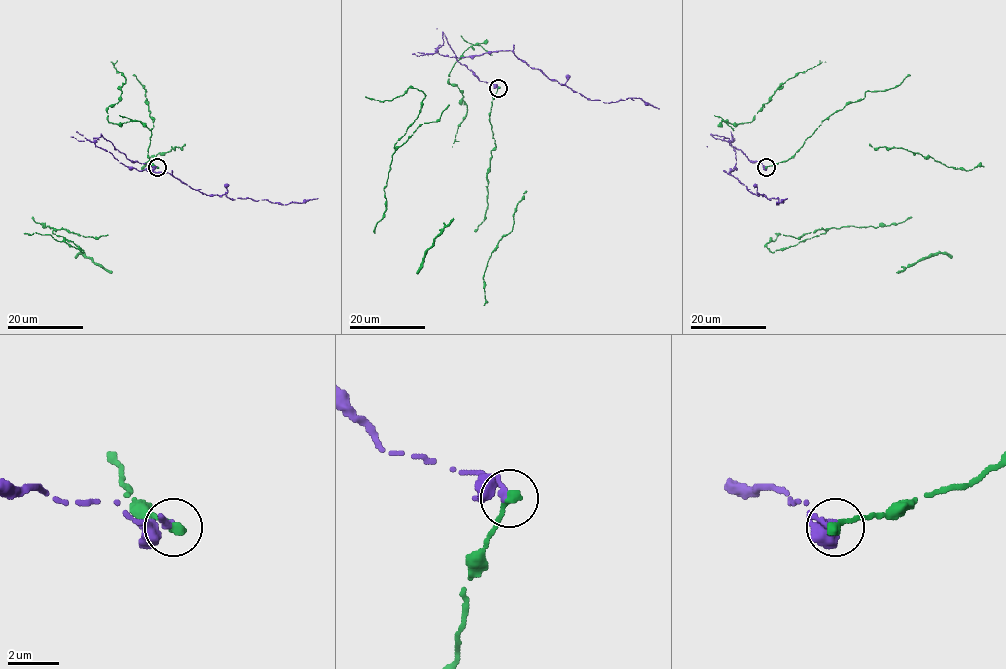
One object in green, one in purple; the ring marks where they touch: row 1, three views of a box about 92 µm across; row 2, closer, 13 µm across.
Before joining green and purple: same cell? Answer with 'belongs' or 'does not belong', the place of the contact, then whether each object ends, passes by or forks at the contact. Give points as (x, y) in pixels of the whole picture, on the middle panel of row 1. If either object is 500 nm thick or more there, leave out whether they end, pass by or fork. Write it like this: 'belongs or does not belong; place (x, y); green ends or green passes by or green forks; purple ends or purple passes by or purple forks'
does not belong; place (498, 88); green ends; purple passes by

